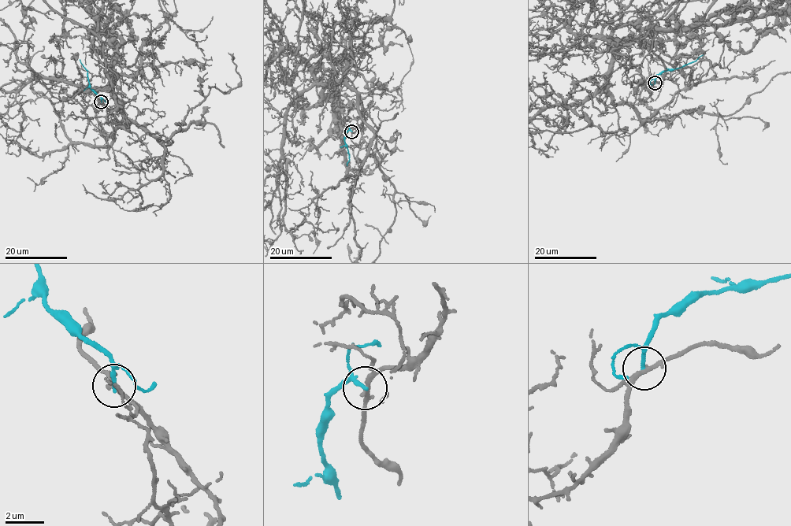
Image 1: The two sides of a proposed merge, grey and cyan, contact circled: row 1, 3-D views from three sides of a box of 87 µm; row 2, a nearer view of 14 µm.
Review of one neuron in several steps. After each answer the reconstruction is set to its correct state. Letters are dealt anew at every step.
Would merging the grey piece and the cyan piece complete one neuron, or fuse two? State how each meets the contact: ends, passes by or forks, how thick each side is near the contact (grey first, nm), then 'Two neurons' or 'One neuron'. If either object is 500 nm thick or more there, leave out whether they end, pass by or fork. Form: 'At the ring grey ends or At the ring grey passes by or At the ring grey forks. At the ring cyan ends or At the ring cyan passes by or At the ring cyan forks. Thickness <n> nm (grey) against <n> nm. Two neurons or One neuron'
At the ring grey passes by. At the ring cyan ends. Thickness 220 nm (grey) against 200 nm. Two neurons

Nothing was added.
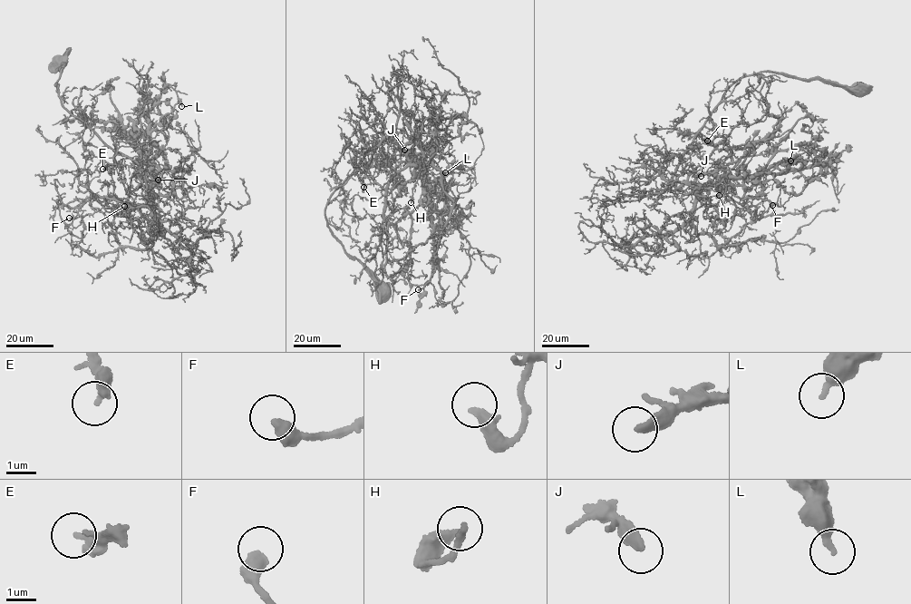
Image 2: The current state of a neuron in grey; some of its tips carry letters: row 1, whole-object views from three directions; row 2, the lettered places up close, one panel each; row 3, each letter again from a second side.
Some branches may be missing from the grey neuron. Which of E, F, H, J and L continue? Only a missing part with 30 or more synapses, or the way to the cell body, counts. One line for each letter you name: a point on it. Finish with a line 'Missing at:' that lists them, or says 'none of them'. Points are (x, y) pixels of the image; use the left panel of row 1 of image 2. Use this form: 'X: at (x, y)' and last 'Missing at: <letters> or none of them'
J: at (158, 180)
Missing at: J

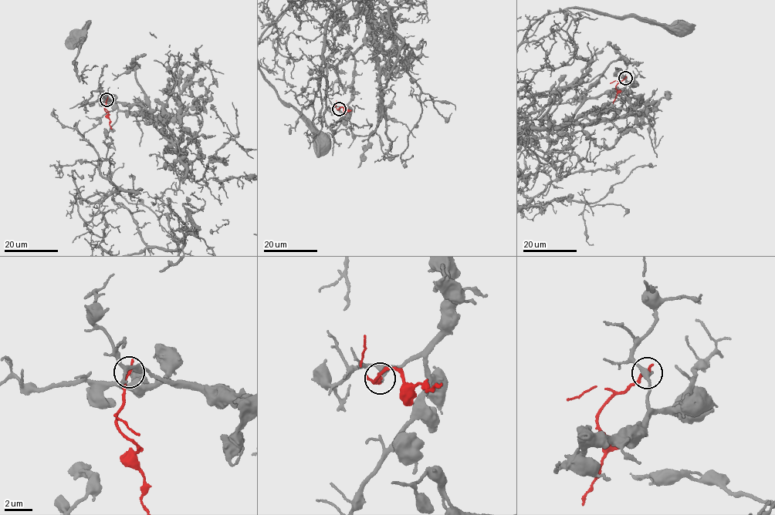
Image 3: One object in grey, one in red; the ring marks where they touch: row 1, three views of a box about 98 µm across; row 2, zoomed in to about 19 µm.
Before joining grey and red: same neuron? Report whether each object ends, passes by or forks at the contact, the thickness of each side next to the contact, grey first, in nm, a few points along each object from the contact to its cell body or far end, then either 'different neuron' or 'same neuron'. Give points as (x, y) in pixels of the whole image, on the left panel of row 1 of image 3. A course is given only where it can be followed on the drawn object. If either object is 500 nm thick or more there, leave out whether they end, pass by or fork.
grey passes by | red ends | 220/260 nm | grey via (106, 99), (140, 105), (185, 154), (184, 194), (168, 154), (79, 85), (73, 69), (78, 37) | red via (106, 99), (104, 109), (112, 129) | different neuron

